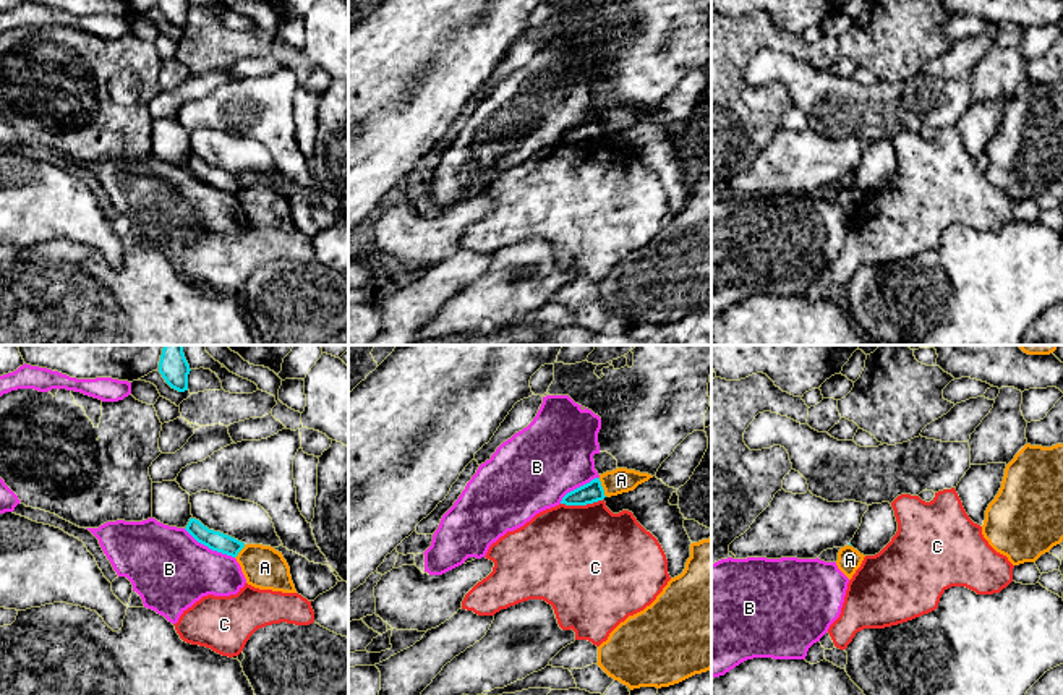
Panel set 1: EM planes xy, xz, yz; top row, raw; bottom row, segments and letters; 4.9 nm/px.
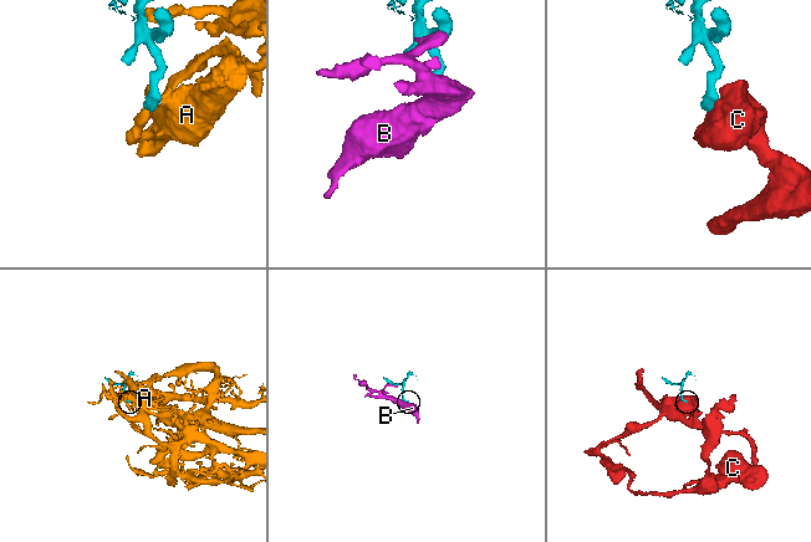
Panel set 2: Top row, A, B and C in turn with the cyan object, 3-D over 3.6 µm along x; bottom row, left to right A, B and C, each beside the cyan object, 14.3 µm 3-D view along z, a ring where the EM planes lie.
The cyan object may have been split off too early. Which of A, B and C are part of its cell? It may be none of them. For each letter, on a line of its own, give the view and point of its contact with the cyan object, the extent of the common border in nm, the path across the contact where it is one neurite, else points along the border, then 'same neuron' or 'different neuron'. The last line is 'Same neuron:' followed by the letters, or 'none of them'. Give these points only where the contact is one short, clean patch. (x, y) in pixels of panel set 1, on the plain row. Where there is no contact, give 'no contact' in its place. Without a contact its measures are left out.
A: meets cyan in xz at (601, 125); contact 100 nm long; border along xz (598, 115), (605, 133); different neuron
B: meets cyan in xy at (209, 185); contact 300 nm long; different neuron
C: meets cyan in xz at (582, 141); contact 220 nm long; border along xz (603, 135), (585, 141), (561, 141); different neuron
Same neuron: none of them

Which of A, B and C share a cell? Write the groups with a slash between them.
A B / C

